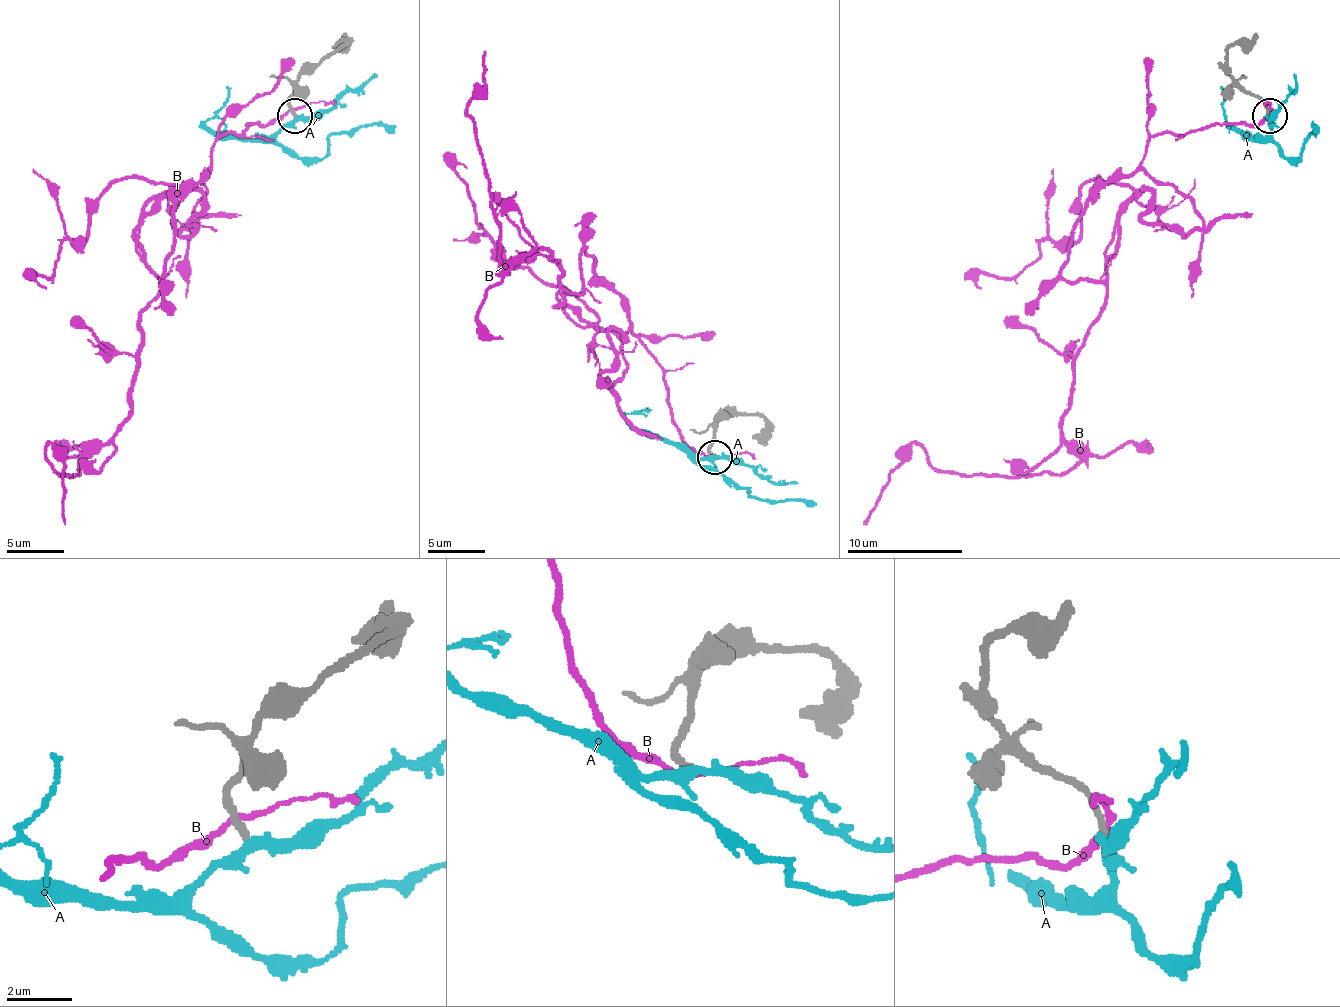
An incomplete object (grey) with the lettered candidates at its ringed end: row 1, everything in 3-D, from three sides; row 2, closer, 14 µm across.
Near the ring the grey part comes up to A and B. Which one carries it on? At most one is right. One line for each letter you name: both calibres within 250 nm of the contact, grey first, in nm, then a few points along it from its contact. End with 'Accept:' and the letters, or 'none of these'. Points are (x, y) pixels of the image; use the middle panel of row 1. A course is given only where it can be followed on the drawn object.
Accept: none of these

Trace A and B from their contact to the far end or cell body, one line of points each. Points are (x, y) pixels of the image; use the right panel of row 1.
A: (1270, 116), (1273, 139), (1290, 159), (1299, 159), (1302, 142), (1313, 125), (1313, 133)
B: (1270, 110), (1149, 139), (1157, 185), (1114, 226), (1059, 445), (1019, 477), (941, 471), (915, 442), (863, 523)

